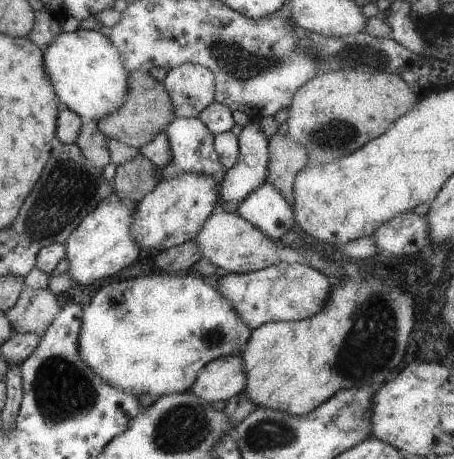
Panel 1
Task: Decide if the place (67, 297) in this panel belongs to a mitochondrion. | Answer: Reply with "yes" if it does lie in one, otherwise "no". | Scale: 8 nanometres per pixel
no

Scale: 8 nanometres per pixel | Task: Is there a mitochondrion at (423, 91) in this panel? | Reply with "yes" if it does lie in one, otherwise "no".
no

